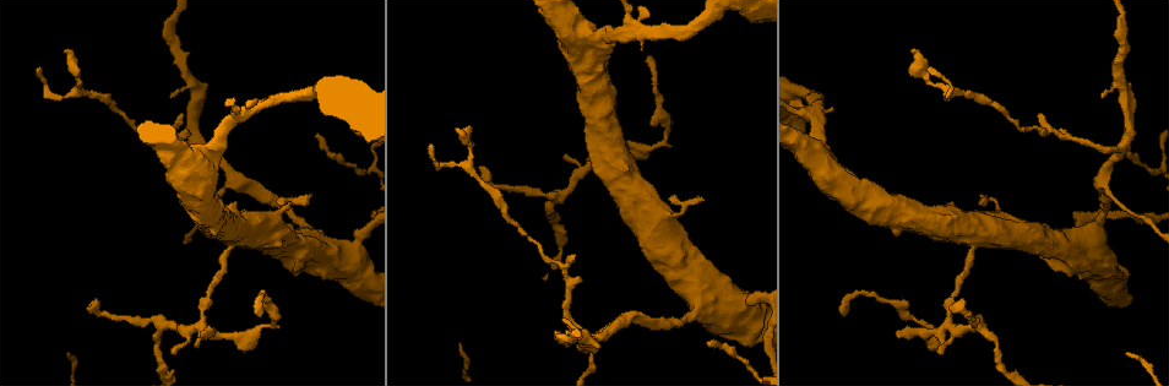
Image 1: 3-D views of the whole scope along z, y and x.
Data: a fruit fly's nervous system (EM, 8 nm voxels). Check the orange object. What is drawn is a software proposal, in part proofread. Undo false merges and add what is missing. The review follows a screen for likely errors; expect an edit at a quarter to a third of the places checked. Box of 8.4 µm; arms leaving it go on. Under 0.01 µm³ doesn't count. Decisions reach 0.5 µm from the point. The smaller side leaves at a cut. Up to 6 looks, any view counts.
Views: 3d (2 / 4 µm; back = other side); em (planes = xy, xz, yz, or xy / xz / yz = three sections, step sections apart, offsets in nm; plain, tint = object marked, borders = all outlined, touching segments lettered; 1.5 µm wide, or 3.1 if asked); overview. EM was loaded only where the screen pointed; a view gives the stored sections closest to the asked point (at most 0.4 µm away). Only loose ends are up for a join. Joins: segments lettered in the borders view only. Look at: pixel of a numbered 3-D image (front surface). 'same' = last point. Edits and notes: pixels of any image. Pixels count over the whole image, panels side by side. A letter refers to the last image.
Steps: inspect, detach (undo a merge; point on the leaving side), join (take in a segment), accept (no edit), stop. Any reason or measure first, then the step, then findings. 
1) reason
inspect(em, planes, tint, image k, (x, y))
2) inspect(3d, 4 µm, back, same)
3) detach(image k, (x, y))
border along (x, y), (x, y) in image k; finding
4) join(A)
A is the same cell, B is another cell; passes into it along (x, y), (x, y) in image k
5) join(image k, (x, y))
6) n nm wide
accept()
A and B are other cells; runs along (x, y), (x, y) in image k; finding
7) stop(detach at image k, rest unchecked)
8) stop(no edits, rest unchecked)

inspect(3d, 4 µm, image 1, (309, 196))

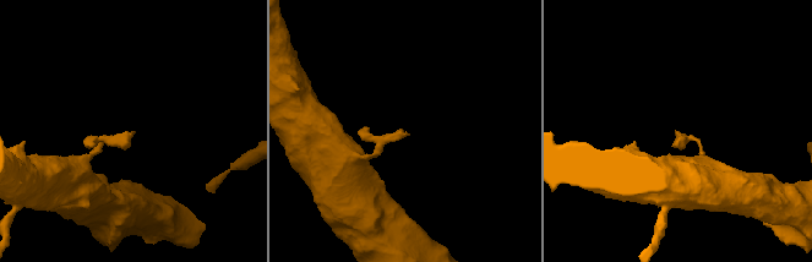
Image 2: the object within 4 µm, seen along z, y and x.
inspect(em, planes, tint, image 2, (675, 131))

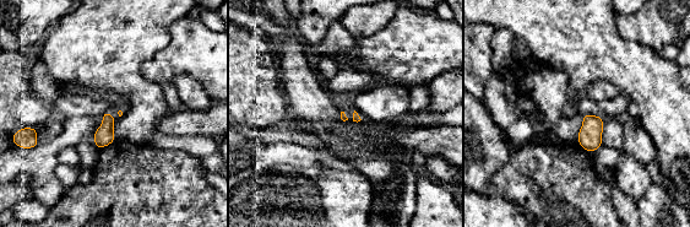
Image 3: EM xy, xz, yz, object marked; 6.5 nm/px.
what lies round it
inspect(em, planes, borders, same)

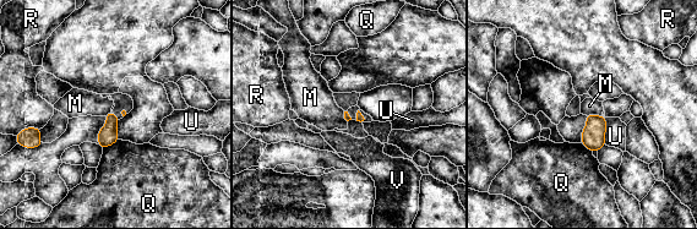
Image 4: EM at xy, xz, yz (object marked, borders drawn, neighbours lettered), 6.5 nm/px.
accept()
M, Q, R, U and V are other cells; border along (586, 114), (603, 116) in image 4; none of them fits

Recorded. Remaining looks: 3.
thick turns thin
inspect(3d, 4 µm, back, image 1, (357, 245))

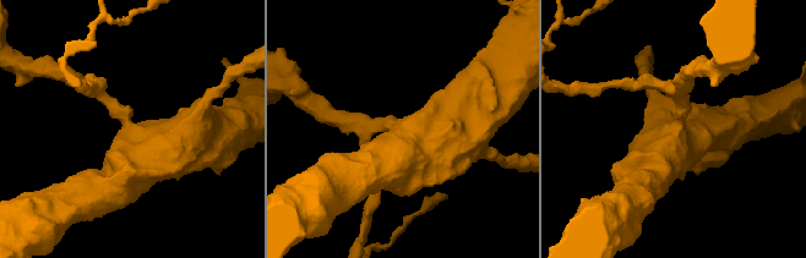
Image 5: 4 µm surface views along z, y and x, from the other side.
inspect(em, planes, borders, image 5, (128, 128))

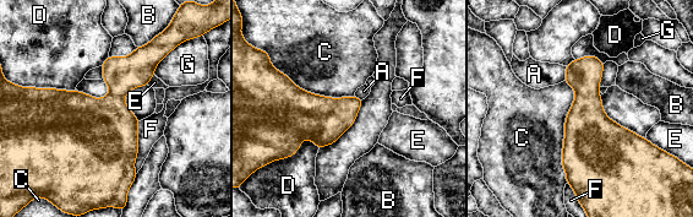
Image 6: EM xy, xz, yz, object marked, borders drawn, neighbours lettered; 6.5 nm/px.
accept()
A, B, C, D, E, F and G are other cells; border along (565, 80), (576, 93), (567, 183) in image 6; one cell here

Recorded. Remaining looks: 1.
stop(no edits, rest unchecked)

